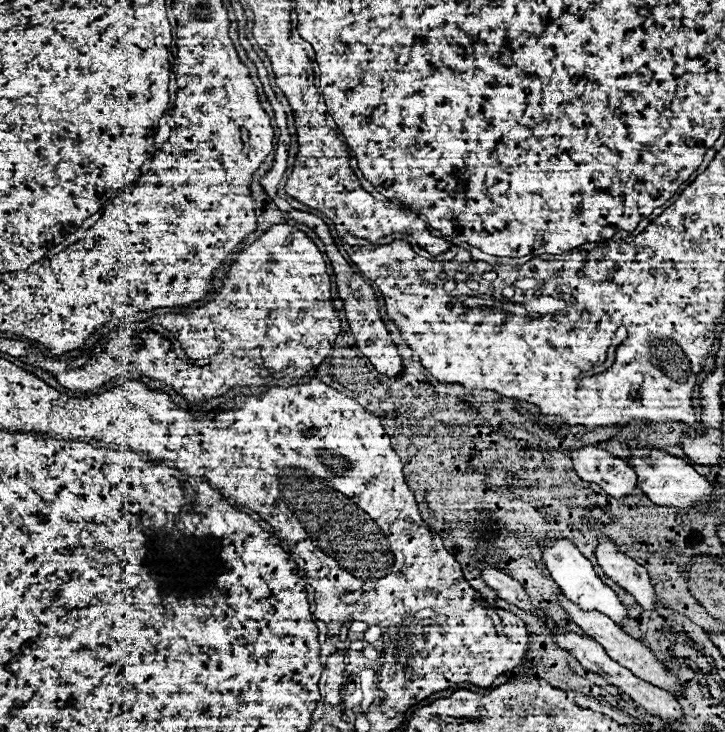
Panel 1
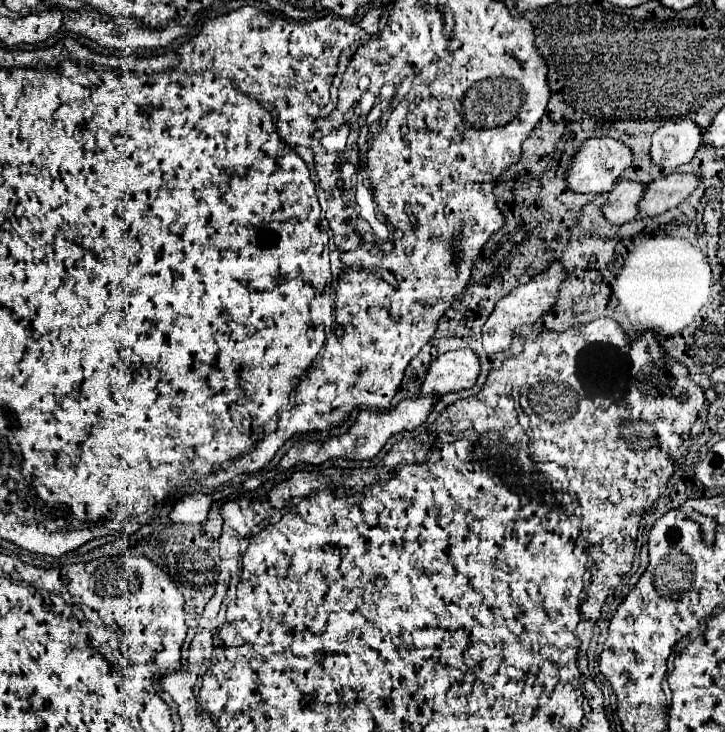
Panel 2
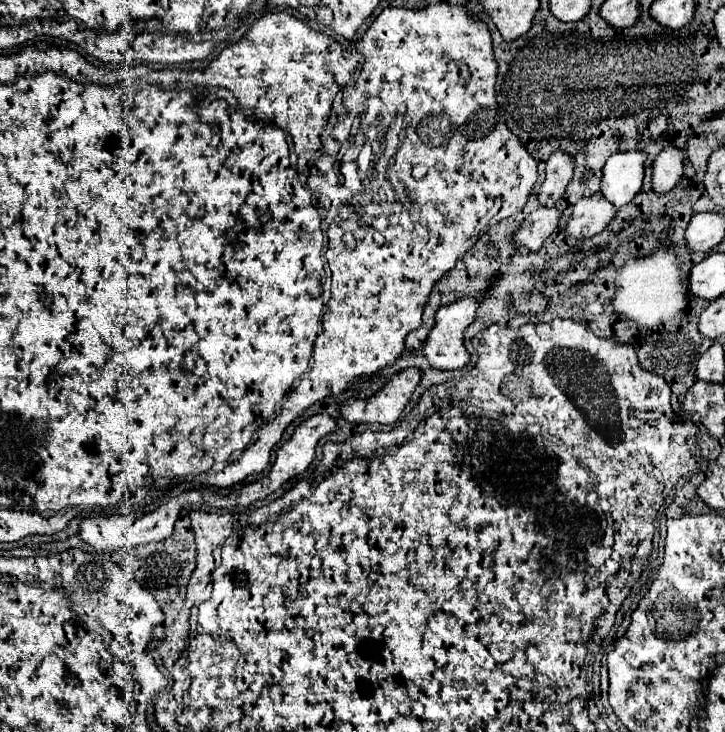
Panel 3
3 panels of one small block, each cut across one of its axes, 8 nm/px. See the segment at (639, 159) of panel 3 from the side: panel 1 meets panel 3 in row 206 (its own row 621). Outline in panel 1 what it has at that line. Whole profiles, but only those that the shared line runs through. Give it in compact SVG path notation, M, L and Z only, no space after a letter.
M568 538L546 540L546 542L544 542L542 560L544 560L546 566L548 566L552 580L560 586L560 590L564 592L564 596L566 596L568 600L572 600L574 604L582 606L584 610L600 610L600 612L604 612L608 618L612 618L616 624L622 624L622 620L626 618L626 608L622 606L622 602L620 602L618 596L614 594L614 590L608 588L608 586L598 578L598 574L594 572L594 566L590 564L590 560L580 554L580 550L574 546L572 540L568 540Z

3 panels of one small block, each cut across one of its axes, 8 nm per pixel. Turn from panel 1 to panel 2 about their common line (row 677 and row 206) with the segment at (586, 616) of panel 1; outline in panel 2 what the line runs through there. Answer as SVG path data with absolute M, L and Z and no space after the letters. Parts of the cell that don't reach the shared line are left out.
M668 174L646 184L646 190L640 198L640 218L658 216L670 208L676 208L684 202L692 190L698 186L694 174Z

